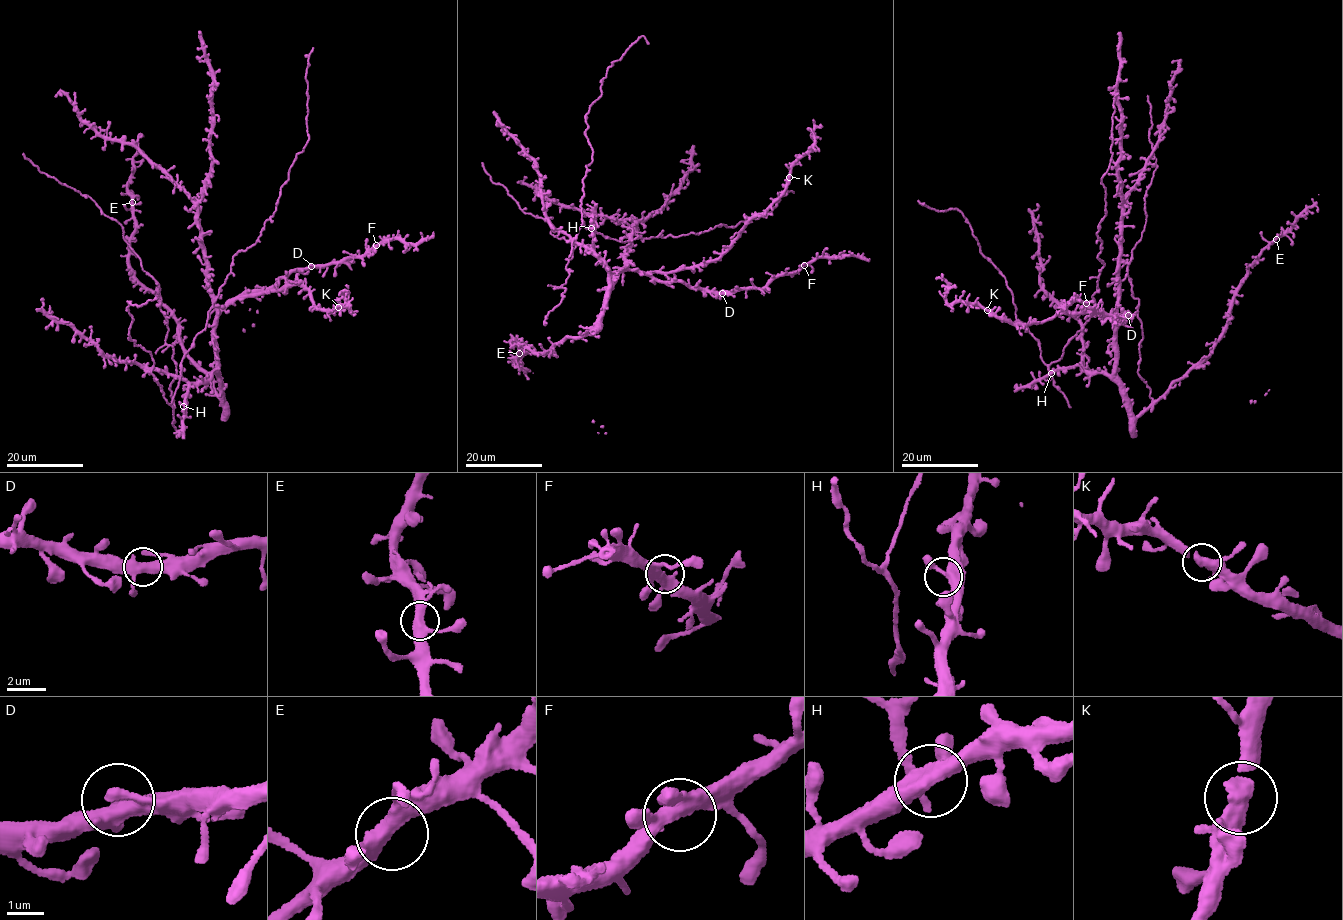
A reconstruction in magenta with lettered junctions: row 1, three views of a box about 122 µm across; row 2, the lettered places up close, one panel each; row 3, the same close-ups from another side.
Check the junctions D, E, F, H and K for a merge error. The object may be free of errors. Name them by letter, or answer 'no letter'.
no letter

